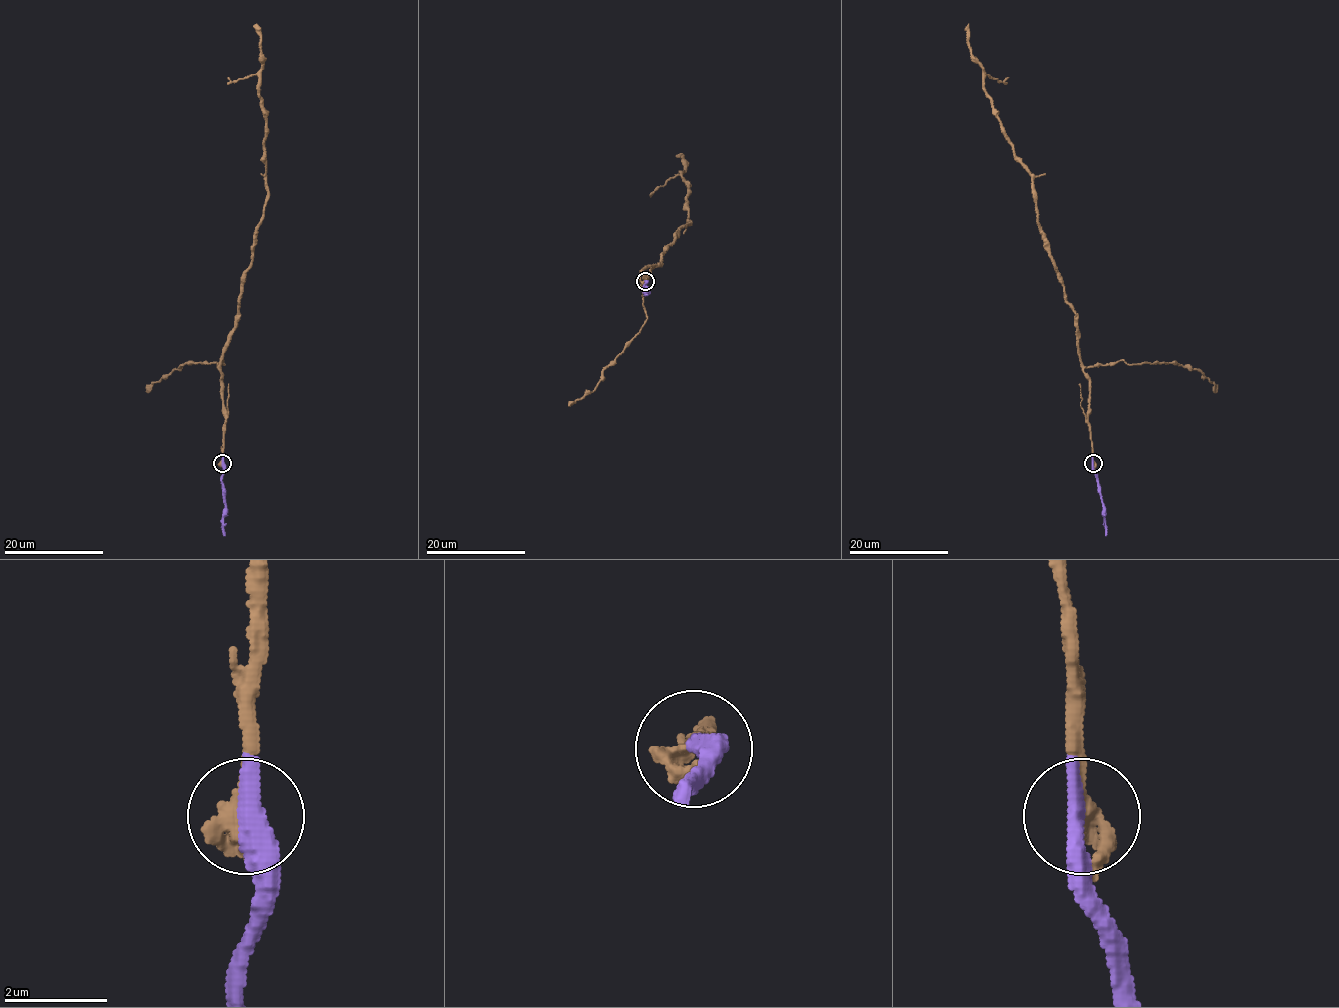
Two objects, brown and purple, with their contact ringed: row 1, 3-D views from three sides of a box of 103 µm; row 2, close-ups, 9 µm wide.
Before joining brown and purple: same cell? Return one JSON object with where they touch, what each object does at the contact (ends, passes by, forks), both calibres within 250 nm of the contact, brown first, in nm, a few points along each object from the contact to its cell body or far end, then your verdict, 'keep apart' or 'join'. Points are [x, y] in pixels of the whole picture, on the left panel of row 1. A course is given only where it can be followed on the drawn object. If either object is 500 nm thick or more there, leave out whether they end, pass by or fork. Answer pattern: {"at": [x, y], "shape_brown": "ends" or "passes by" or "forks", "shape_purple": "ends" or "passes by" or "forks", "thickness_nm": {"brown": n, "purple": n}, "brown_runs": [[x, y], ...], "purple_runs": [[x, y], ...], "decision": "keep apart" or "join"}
{"at": [222, 463], "thickness_nm": {"brown": 280, "purple": 500}, "brown_runs": [[222, 463], [226, 422], [221, 365], [267, 196], [265, 110], [259, 90], [260, 31], [254, 24]], "purple_runs": [[222, 463], [224, 535]], "decision": "join"}

